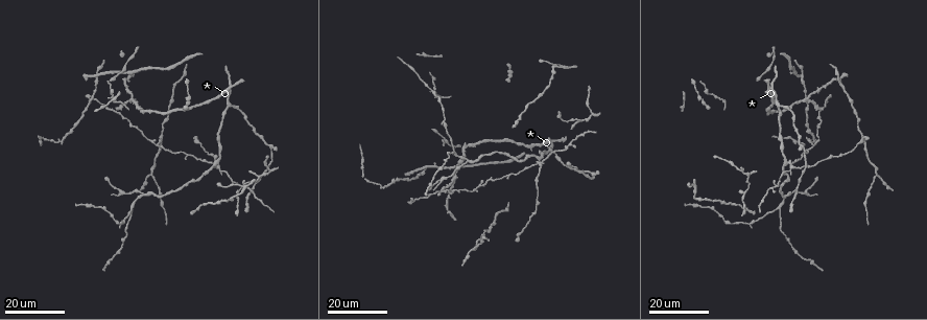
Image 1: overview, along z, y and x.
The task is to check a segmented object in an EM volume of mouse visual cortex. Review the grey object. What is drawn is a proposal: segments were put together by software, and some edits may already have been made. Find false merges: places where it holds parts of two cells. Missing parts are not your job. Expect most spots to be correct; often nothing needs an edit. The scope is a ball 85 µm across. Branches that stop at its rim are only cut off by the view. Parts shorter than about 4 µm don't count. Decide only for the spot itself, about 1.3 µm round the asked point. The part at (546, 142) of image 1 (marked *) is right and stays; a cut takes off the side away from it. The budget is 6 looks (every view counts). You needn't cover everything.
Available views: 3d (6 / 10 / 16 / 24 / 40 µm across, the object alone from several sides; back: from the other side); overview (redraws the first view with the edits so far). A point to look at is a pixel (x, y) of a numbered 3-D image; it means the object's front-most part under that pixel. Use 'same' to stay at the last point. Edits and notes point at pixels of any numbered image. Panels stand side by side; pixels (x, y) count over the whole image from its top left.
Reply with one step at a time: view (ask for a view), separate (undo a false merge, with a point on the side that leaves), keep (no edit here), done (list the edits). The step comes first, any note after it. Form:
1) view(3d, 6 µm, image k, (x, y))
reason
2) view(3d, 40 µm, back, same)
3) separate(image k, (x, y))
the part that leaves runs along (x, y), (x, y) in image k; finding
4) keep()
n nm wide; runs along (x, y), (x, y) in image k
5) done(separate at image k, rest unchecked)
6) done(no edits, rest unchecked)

view(3d, 16 µm, image 1, (776, 208))
three arms meet

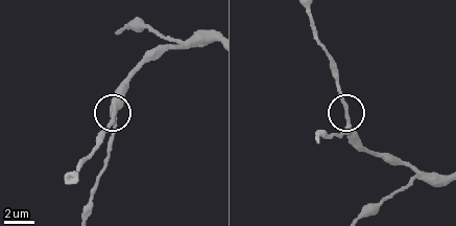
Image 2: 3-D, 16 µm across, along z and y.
view(3d, 10 µm, image 2, (113, 110))

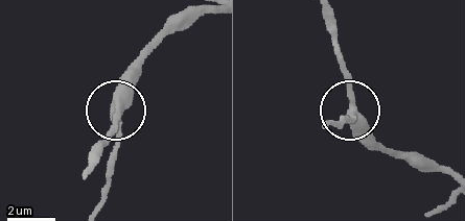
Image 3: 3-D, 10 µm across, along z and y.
keep()
runs along (187, 14), (144, 62), (117, 109), (115, 173) in image 3; one cell here

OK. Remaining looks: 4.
view(3d, 16 µm, image 1, (467, 160))
a fork

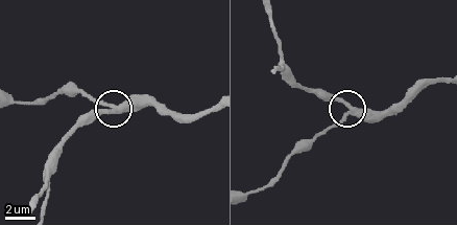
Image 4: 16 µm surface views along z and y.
view(3d, 10 µm, image 4, (114, 109))

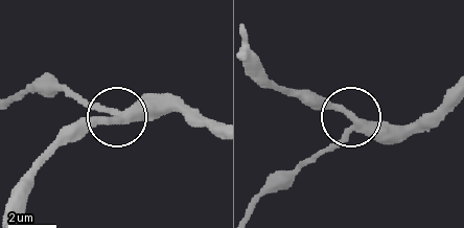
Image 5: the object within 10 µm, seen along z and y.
keep()
310 nm wide; continuous, no second cell

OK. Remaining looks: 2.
view(3d, 24 µm, image 1, (120, 194))
three arms meet

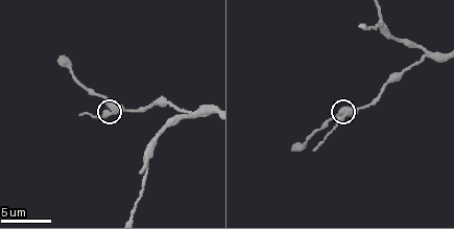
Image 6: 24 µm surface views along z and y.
view(3d, 10 µm, image 6, (348, 112))
closer look

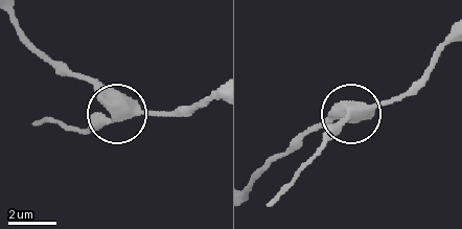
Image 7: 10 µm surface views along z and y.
keep()
460 nm wide; runs along (451, 42), (408, 90), (354, 108), (315, 154) in image 7; one cell here

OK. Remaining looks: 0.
done(no edits, rest unchecked)

